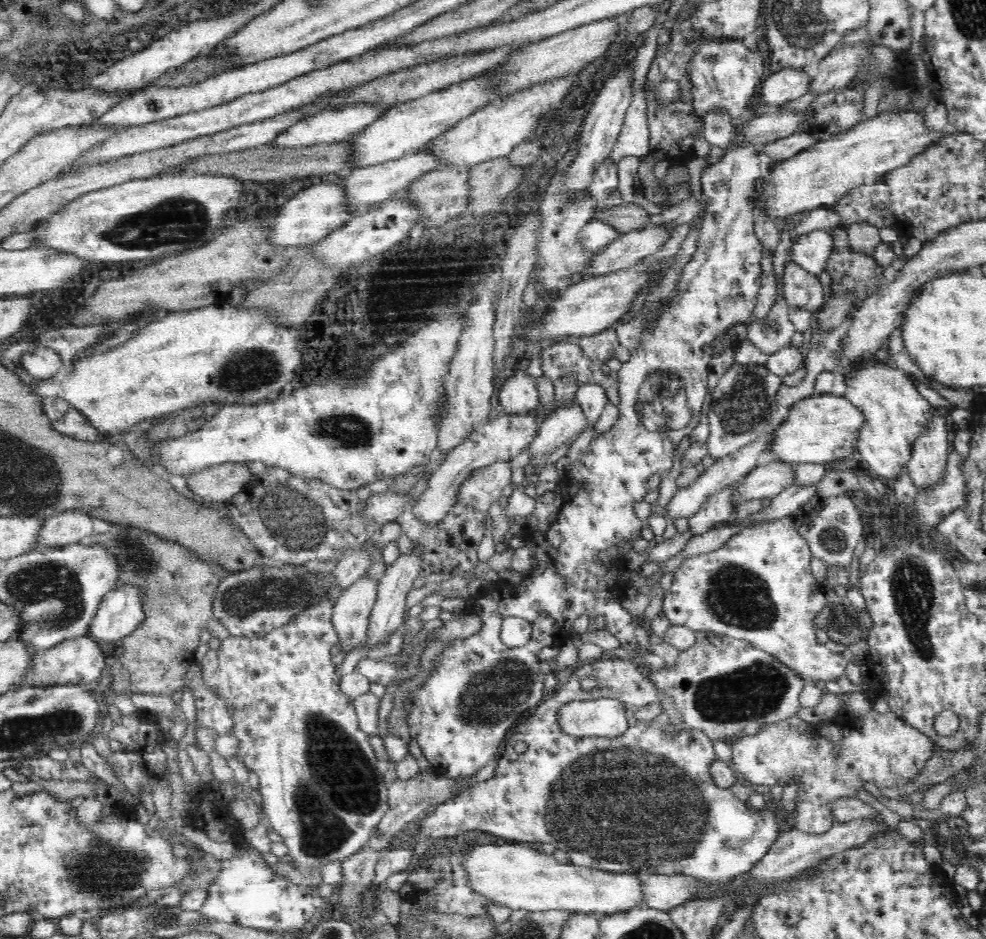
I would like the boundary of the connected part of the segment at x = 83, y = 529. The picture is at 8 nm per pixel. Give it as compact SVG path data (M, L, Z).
M68 509L54 513L44 520L38 546L64 547L70 543L88 542L94 532L93 518L90 513L82 511L82 509Z

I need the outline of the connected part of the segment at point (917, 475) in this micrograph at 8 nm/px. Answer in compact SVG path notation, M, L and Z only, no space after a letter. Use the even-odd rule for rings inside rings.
M937 409L928 432L914 442L913 456L907 465L911 483L919 490L938 486L949 468L950 442L944 417Z

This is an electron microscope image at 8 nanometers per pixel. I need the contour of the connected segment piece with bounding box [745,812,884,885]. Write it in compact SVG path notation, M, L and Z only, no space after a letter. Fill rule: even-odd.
M877 812L874 820L861 819L837 824L829 832L822 835L810 835L795 829L790 832L782 831L780 836L774 840L773 846L768 849L768 854L745 875L748 878L746 885L754 882L754 880L778 882L778 880L784 880L786 876L799 875L803 870L818 866L820 862L835 856L838 852L862 847L870 838L883 830L882 817Z

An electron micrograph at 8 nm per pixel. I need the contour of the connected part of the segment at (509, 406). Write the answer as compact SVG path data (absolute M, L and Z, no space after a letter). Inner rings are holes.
M515 369L514 374L504 380L499 402L508 414L528 414L539 410L536 378L527 371Z

